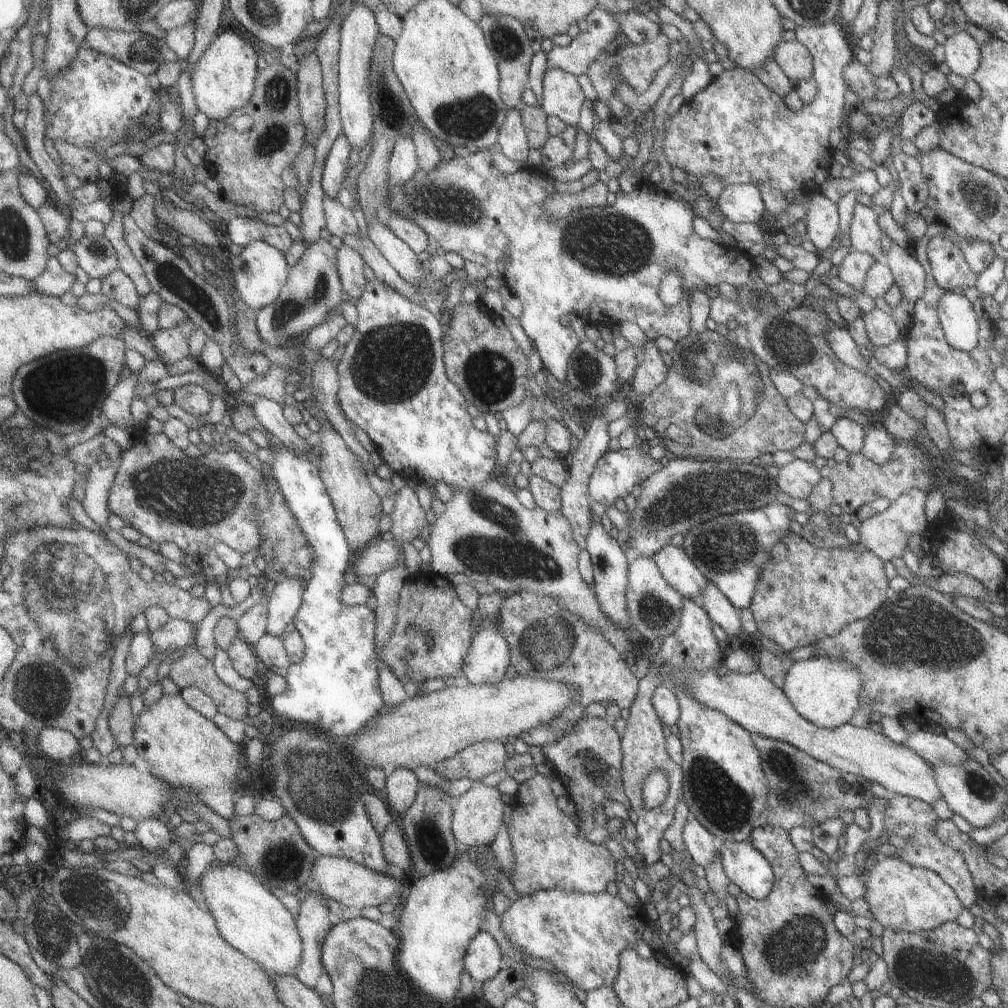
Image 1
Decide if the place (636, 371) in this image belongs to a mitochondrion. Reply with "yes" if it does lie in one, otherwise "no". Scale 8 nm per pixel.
no

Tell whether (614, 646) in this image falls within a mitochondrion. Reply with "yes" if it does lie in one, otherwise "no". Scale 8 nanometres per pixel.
no

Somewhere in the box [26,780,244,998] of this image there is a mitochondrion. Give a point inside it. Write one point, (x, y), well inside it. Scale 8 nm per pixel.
(95, 902)

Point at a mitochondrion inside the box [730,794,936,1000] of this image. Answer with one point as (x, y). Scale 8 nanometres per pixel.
(787, 952)

